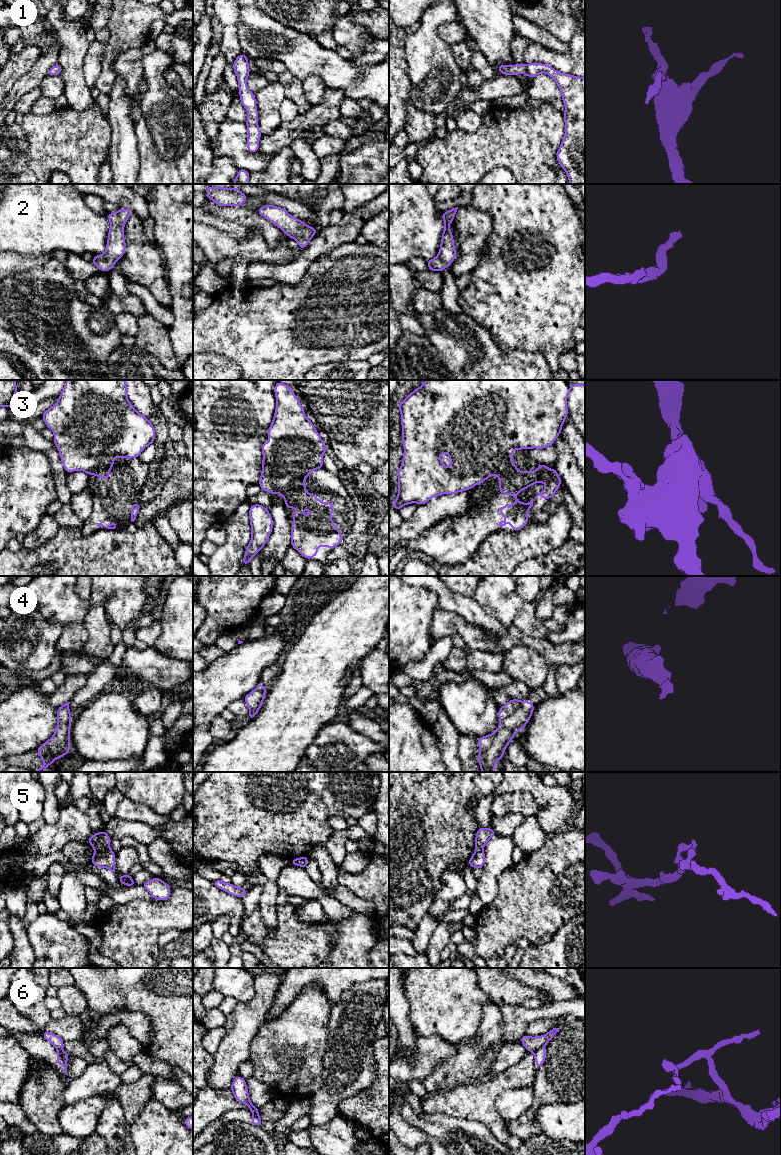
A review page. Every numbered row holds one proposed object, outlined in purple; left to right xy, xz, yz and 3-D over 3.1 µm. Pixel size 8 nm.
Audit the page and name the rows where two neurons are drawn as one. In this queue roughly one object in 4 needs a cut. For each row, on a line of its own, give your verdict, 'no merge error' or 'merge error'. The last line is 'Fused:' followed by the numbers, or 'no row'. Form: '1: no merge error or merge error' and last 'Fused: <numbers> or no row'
1: no merge error
2: no merge error
3: merge error
4: no merge error
5: merge error
6: merge error
Fused: 3, 5, 6

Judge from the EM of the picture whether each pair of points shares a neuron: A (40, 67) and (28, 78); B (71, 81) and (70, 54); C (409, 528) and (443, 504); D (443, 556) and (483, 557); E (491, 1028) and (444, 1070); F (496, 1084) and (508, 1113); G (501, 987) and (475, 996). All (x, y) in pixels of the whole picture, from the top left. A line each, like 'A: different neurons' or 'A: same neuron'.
A: same neuron
B: same neuron
C: same neuron
D: different neurons
E: same neuron
F: different neurons
G: different neurons

